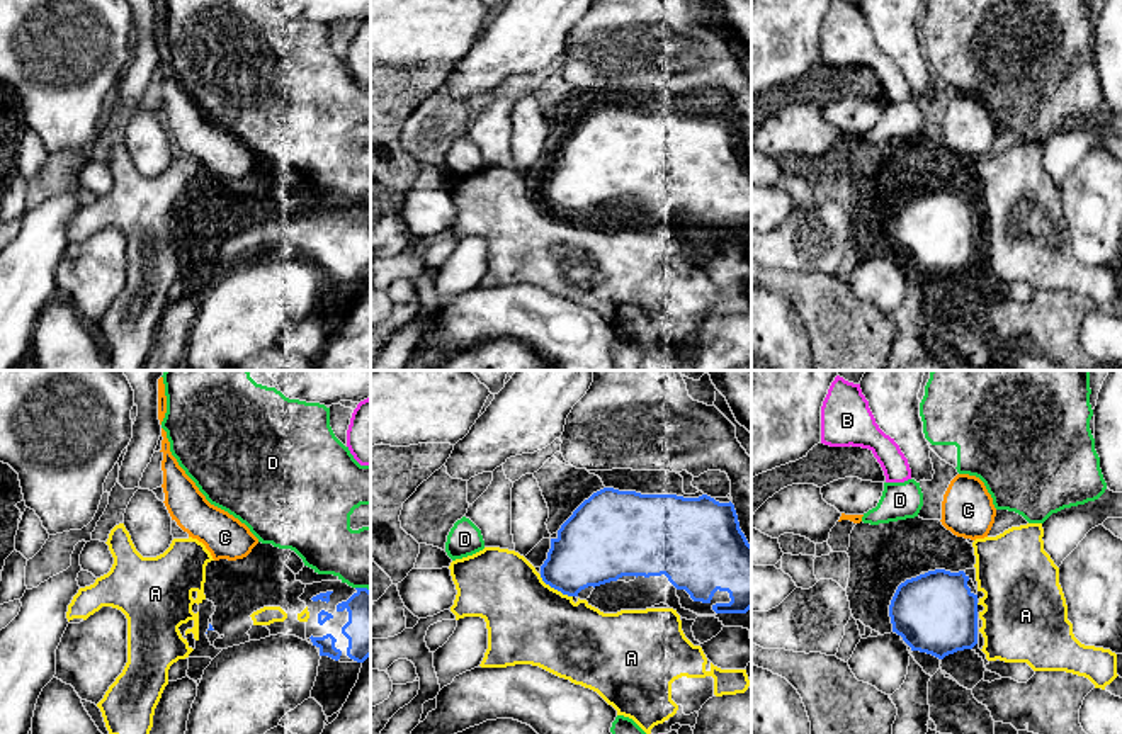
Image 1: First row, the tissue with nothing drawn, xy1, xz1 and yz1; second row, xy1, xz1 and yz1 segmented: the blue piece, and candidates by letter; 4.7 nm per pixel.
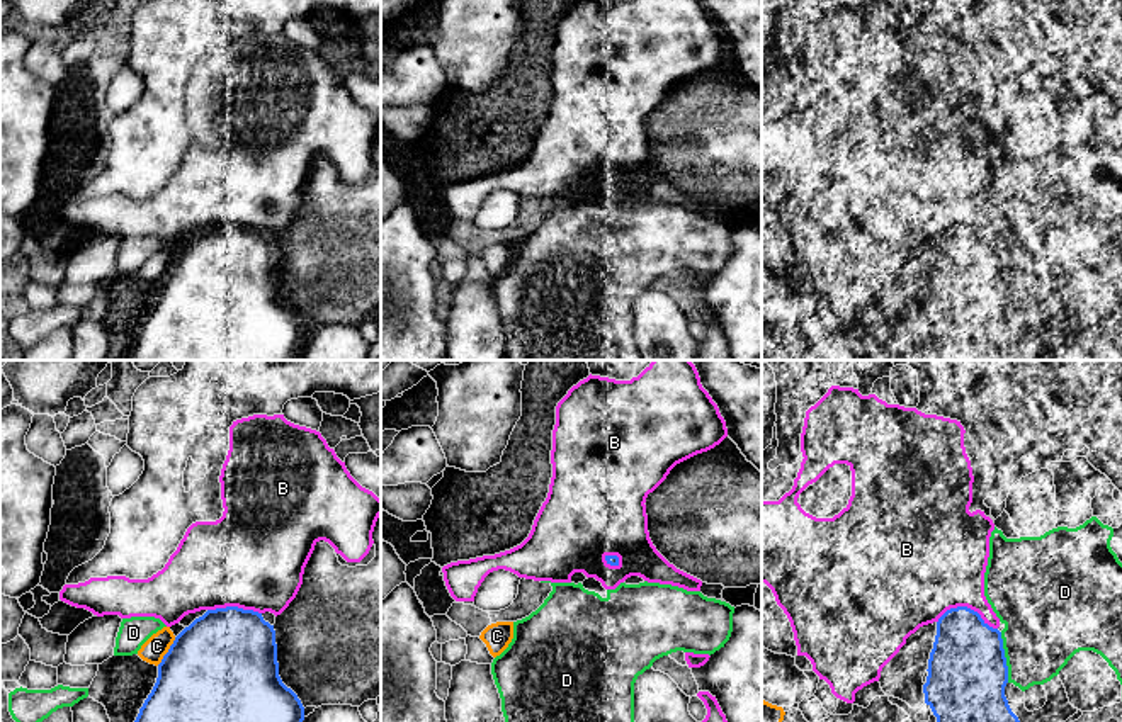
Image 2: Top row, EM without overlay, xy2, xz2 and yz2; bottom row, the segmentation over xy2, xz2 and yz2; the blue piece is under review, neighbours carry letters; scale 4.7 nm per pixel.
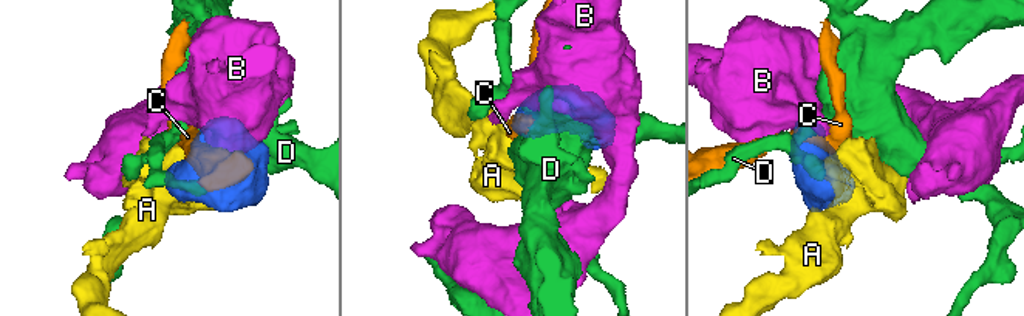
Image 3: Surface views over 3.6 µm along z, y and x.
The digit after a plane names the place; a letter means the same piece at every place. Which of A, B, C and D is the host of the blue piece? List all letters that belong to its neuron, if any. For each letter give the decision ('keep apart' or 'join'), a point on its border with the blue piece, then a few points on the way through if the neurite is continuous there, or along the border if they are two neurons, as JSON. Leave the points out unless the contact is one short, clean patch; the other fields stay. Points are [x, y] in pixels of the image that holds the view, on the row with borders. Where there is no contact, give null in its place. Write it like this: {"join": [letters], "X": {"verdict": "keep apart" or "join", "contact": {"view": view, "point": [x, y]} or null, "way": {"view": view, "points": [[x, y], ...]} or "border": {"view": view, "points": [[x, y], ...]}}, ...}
{"join": ["A"], "A": {"verdict": "join", "contact": {"view": "xz1", "point": [555, 588]}}, "B": {"verdict": "keep apart", "contact": {"view": "yz2", "point": [966, 607]}}, "C": {"verdict": "keep apart", "contact": {"view": "xy2", "point": [169, 651]}, "border": {"view": "xy2", "points": [[175, 637], [157, 665]]}}, "D": {"verdict": "keep apart", "contact": {"view": "yz2", "point": [1005, 658]}}}

